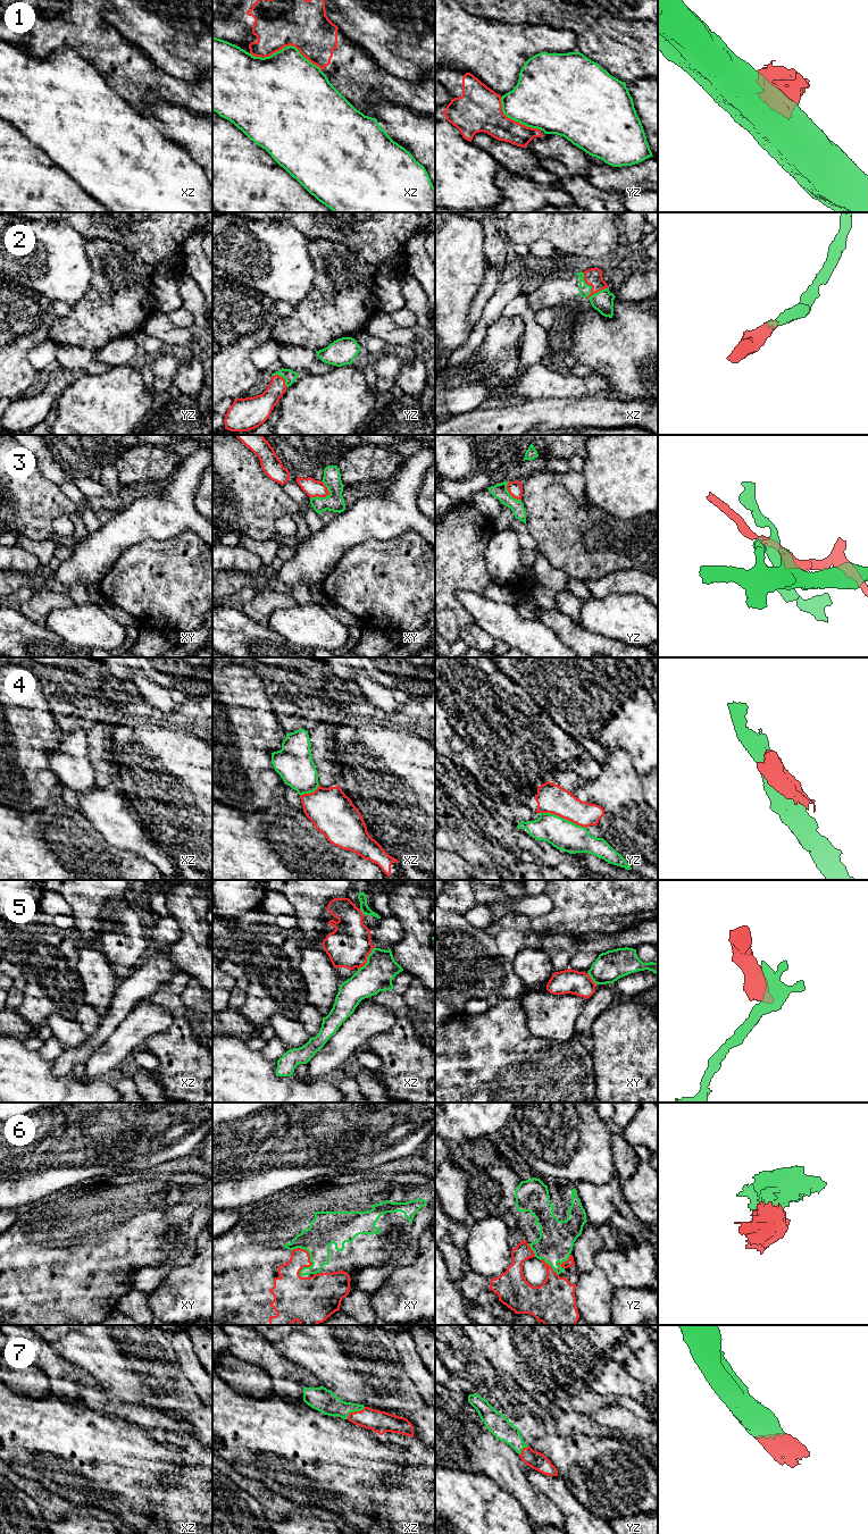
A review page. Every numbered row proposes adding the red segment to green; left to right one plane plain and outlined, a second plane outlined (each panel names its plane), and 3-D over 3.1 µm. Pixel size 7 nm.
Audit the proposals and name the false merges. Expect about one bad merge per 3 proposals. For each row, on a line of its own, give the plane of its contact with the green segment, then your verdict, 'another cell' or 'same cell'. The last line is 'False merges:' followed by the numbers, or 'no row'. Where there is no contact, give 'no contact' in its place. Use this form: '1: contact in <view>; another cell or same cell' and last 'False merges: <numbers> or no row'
1: contact in xz; another cell
2: contact in xz; same cell
3: contact in xy; another cell
4: contact in yz; another cell
5: contact in xz; another cell
6: contact in xy; same cell
7: contact in xz; same cell
False merges: 1, 3, 4, 5

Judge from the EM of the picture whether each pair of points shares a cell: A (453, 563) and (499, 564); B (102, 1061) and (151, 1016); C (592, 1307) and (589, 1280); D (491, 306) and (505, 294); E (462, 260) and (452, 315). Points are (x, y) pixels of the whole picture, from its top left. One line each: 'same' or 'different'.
A: different
B: same
C: same
D: same
E: same

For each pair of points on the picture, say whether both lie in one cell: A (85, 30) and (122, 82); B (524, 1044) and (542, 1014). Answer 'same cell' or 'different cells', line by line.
A: same cell
B: different cells

